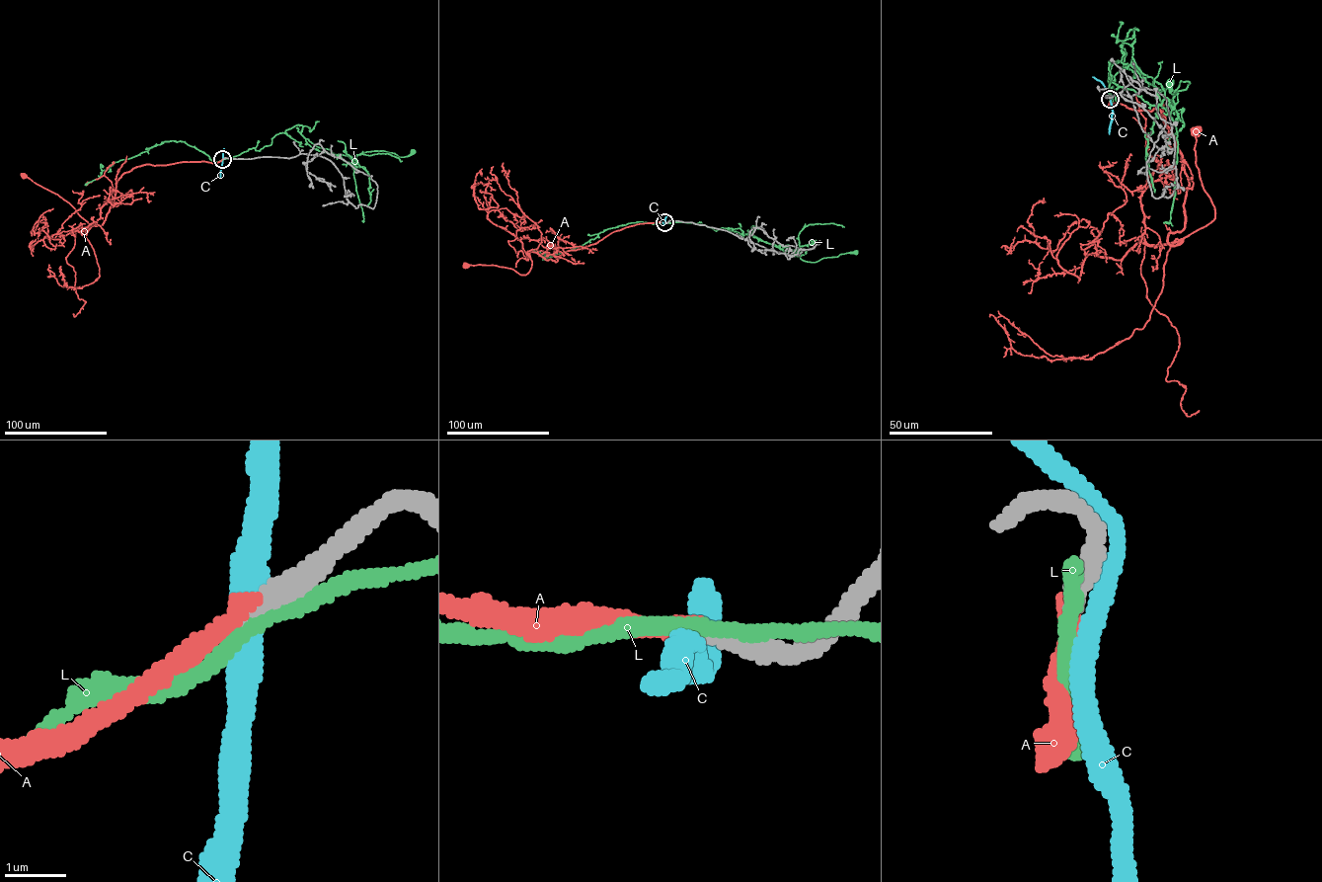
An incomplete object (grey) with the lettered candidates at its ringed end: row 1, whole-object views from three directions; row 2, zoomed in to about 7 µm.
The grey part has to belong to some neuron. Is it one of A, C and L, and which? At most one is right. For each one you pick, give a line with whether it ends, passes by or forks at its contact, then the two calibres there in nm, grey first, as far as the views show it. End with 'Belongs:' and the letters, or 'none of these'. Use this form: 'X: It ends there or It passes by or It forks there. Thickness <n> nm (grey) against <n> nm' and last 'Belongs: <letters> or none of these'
A: It ends there. Thickness 400 nm (grey) against 300 nm
Belongs: A

